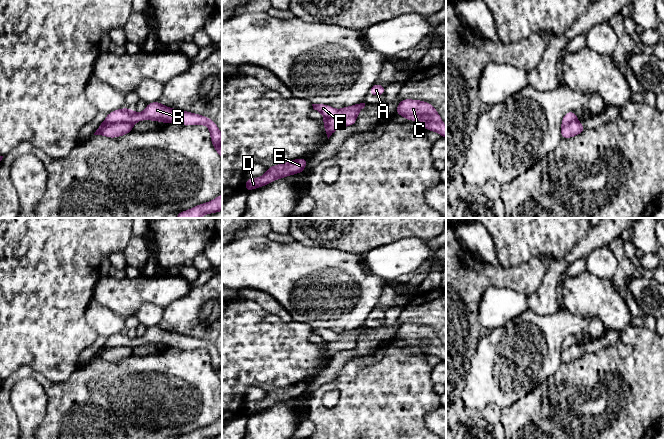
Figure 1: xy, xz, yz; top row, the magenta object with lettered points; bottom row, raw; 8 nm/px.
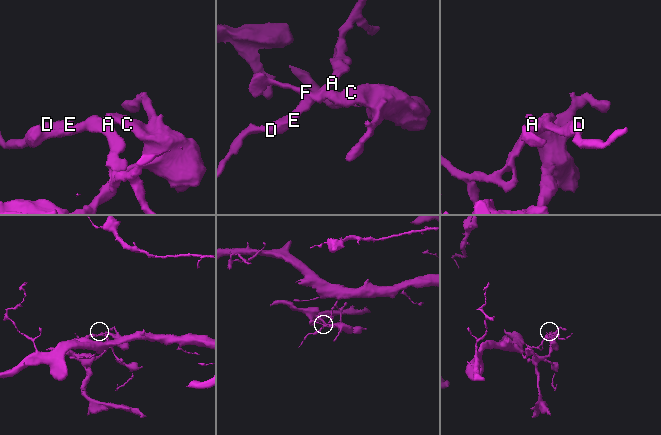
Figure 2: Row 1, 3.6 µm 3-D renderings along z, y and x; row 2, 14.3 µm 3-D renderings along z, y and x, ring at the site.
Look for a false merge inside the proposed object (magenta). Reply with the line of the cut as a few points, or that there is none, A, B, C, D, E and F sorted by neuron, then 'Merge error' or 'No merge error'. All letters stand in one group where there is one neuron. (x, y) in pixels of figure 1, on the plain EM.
Split along xy (132, 348), (128, 346), (109, 347), (97, 358). Groups: A D E / B C F. Merge error

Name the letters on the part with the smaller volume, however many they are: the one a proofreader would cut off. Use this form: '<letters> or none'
B, C, F

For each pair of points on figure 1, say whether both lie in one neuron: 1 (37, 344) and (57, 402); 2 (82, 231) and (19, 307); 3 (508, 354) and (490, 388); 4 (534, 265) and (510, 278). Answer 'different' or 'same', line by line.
1: different
2: same
3: same
4: same

